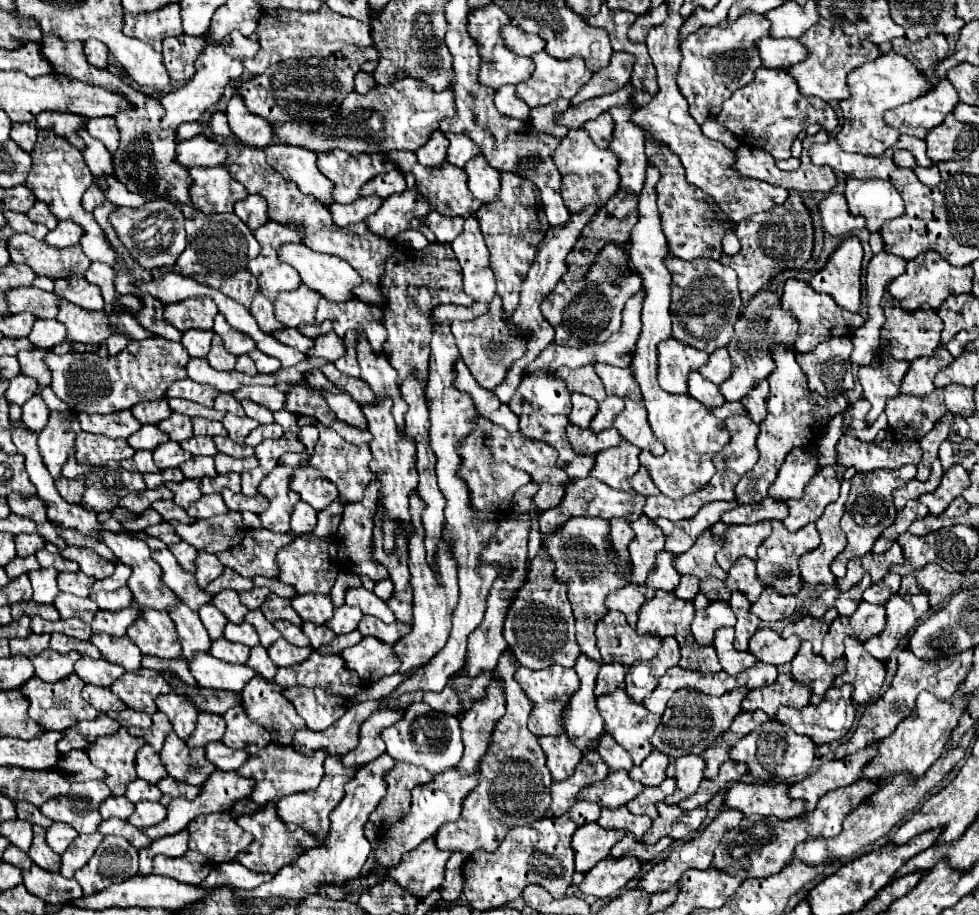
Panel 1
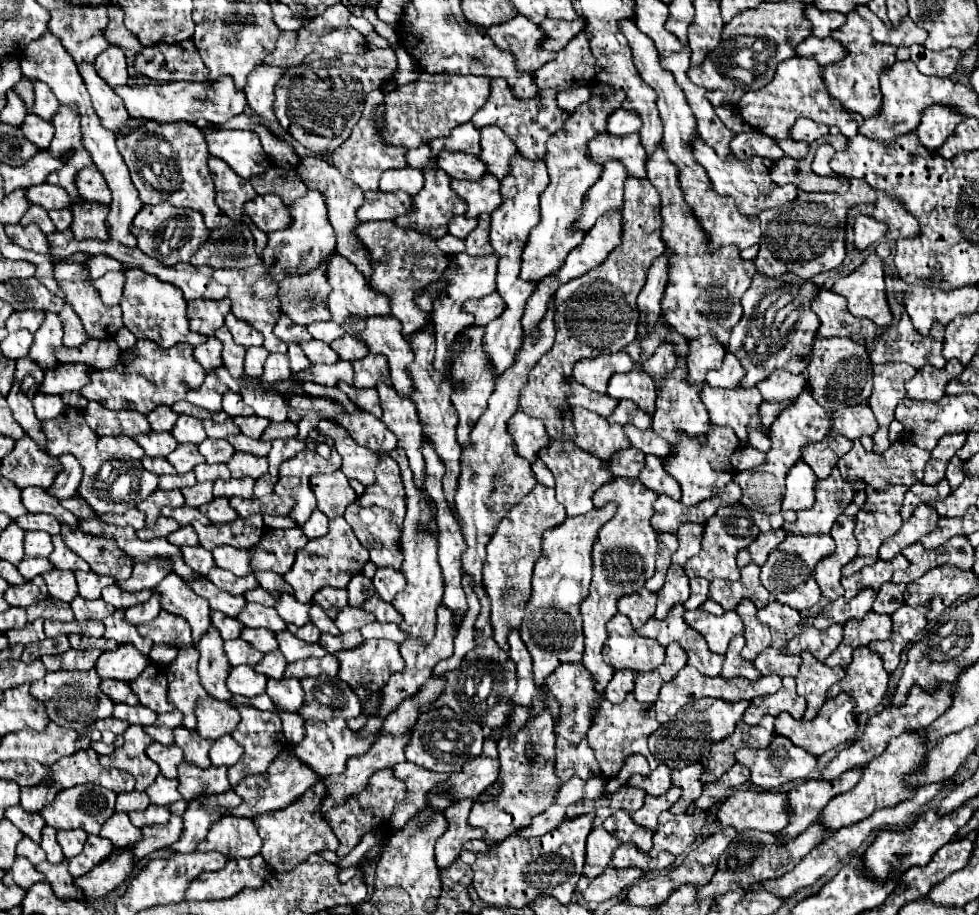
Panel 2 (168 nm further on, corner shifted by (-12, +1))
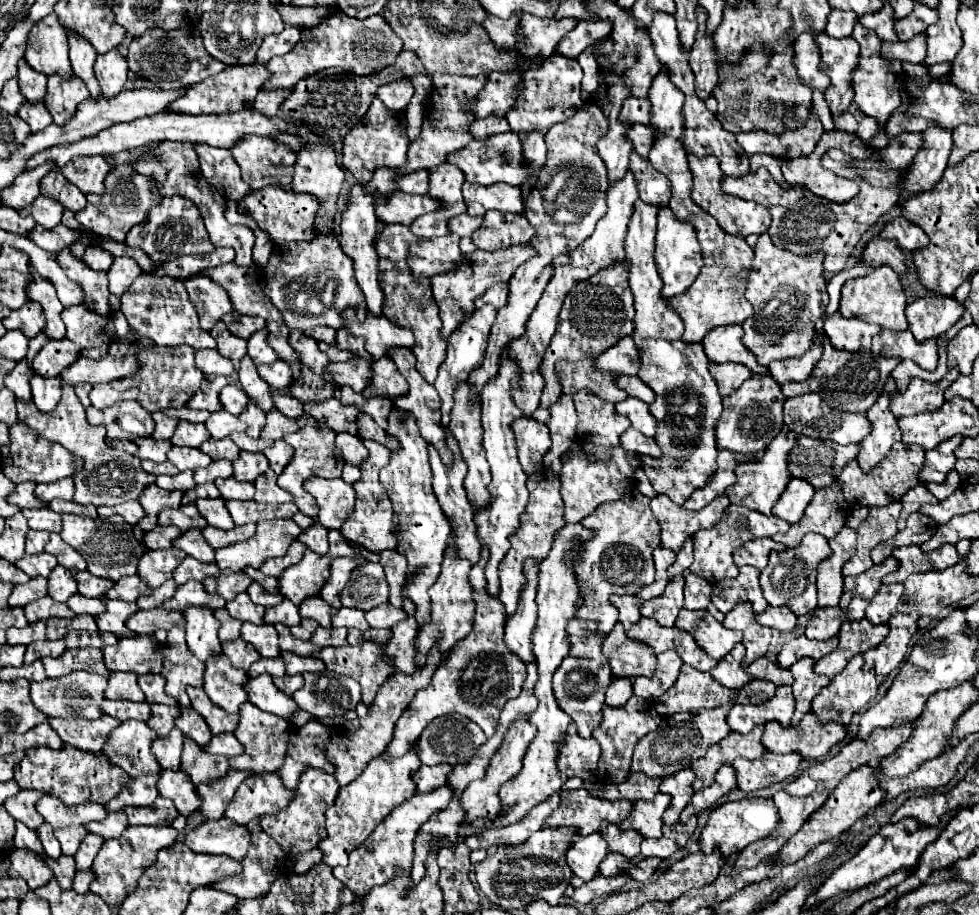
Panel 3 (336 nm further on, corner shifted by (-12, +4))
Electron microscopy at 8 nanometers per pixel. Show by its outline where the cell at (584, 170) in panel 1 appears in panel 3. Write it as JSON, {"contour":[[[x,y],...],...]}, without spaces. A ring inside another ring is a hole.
{"contour":[[[633,124],[631,130],[629,130],[629,140],[633,142],[633,150],[641,156],[647,156],[649,154],[649,148],[653,146],[653,128],[645,126],[645,124]]]}

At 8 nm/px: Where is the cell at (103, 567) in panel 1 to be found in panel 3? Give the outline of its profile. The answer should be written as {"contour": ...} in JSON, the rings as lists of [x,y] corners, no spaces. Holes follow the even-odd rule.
{"contour":[[[63,514],[61,538],[69,546],[77,548],[77,552],[81,552],[81,556],[85,556],[87,570],[93,576],[101,576],[101,578],[107,578],[113,582],[117,582],[123,576],[137,574],[137,562],[145,552],[143,544],[133,534],[133,526],[125,524],[125,520],[121,516],[111,516],[105,520],[101,520],[101,518],[89,520],[87,516]]]}

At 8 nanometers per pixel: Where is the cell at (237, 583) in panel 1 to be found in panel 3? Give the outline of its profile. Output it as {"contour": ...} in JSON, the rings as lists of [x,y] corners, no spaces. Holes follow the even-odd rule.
{"contour":[[[221,572],[219,578],[207,578],[203,580],[203,586],[207,592],[217,592],[225,600],[233,600],[237,594],[245,592],[253,580],[245,576],[245,572]]]}

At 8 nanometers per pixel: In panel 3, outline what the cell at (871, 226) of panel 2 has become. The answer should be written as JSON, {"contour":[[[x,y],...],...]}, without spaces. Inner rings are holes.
{"contour":[[[873,238],[863,246],[863,262],[869,264],[871,268],[879,266],[891,266],[897,274],[903,274],[907,270],[905,254],[901,254],[901,248],[897,246],[895,240],[883,240],[883,238]]]}

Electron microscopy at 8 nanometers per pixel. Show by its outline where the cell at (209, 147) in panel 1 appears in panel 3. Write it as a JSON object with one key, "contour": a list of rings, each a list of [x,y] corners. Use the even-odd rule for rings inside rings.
{"contour":[[[247,136],[231,148],[231,154],[241,168],[243,182],[253,190],[267,184],[289,186],[293,182],[293,164],[297,162],[297,154],[287,144],[273,138]]]}

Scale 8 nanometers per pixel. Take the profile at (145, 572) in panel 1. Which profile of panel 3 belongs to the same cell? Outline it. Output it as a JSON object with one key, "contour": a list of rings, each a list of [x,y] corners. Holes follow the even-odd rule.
{"contour":[[[191,606],[183,612],[187,620],[187,648],[201,662],[207,662],[213,656],[221,654],[221,642],[217,638],[219,624],[209,608]]]}

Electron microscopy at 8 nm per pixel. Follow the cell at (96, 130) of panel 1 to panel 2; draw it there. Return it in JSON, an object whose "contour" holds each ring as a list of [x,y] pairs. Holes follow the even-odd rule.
{"contour":[[[83,63],[79,67],[79,73],[87,85],[87,91],[91,95],[93,107],[101,119],[101,125],[117,135],[117,127],[125,127],[129,121],[129,115],[123,107],[121,97],[115,95],[115,91],[97,75],[91,63]]]}

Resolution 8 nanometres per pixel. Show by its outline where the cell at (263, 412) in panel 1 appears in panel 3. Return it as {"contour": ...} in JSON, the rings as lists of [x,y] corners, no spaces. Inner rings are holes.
{"contour":[[[245,354],[245,360],[241,360],[241,366],[239,366],[239,382],[241,382],[241,388],[261,406],[261,410],[265,410],[265,412],[273,410],[273,404],[271,404],[271,388],[257,374],[257,368],[255,368],[253,360],[249,358],[249,354]]]}

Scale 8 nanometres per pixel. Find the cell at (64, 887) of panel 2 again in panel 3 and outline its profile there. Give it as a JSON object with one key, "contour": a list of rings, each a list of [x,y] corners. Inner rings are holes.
{"contour":[[[61,854],[57,860],[51,860],[51,858],[45,858],[47,866],[55,872],[55,878],[57,882],[61,884],[61,888],[71,888],[73,886],[73,876],[75,876],[75,860],[73,856],[65,856]]]}

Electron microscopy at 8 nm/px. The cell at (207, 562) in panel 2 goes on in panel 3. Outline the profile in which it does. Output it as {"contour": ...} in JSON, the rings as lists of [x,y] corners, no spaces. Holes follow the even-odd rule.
{"contour":[[[185,558],[183,564],[173,572],[173,578],[177,584],[185,584],[189,580],[203,580],[207,576],[219,576],[221,570],[217,564],[201,564],[193,558]]]}

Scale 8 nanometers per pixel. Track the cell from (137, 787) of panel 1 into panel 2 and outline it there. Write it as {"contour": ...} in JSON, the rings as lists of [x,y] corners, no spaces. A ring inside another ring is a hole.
{"contour":[[[157,775],[155,783],[151,787],[147,787],[145,791],[151,799],[151,803],[155,805],[171,805],[173,801],[181,799],[179,791],[177,791],[177,779],[167,779],[163,775]]]}

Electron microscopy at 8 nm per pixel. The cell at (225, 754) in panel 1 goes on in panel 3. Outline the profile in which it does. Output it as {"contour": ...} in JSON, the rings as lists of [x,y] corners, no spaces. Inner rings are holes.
{"contour":[[[225,734],[225,736],[213,736],[209,746],[205,748],[205,752],[233,758],[233,756],[239,756],[243,752],[243,748],[241,748],[241,742],[233,734]]]}

